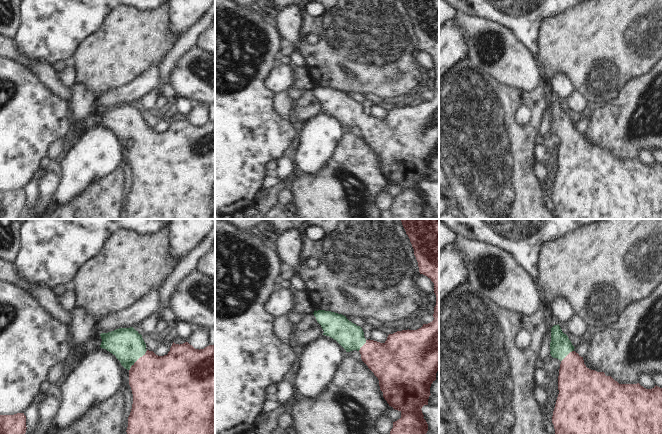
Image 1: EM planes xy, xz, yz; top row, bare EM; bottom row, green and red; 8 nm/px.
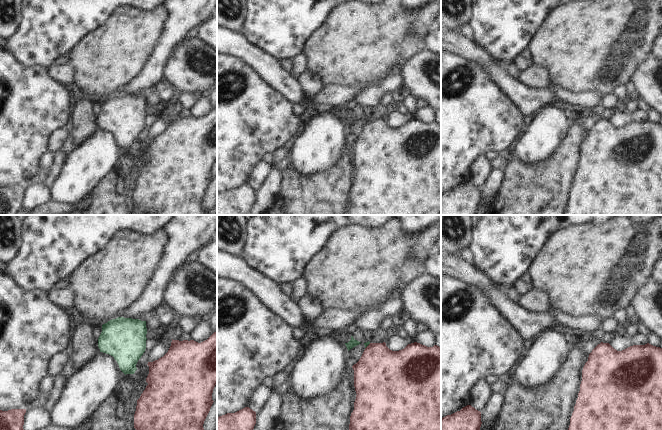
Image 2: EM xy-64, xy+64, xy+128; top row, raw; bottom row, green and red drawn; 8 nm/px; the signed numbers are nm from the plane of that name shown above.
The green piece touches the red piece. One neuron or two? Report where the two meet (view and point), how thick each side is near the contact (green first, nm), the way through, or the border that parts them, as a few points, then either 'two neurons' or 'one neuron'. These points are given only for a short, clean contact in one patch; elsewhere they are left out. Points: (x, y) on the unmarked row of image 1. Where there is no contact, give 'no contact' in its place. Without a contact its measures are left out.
contact xy (137, 135); calibres 260 and 440 nm; way xy (126, 120), (137, 135), (157, 158); one neuron

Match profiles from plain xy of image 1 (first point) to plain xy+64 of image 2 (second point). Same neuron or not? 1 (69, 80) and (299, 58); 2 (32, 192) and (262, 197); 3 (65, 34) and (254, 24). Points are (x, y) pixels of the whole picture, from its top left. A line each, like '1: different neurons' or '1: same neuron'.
1: same neuron
2: different neurons
3: same neuron

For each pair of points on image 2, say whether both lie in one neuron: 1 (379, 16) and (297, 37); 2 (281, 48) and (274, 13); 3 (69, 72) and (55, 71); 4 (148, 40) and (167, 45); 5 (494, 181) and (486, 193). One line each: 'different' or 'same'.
1: different
2: same
3: same
4: different
5: same

